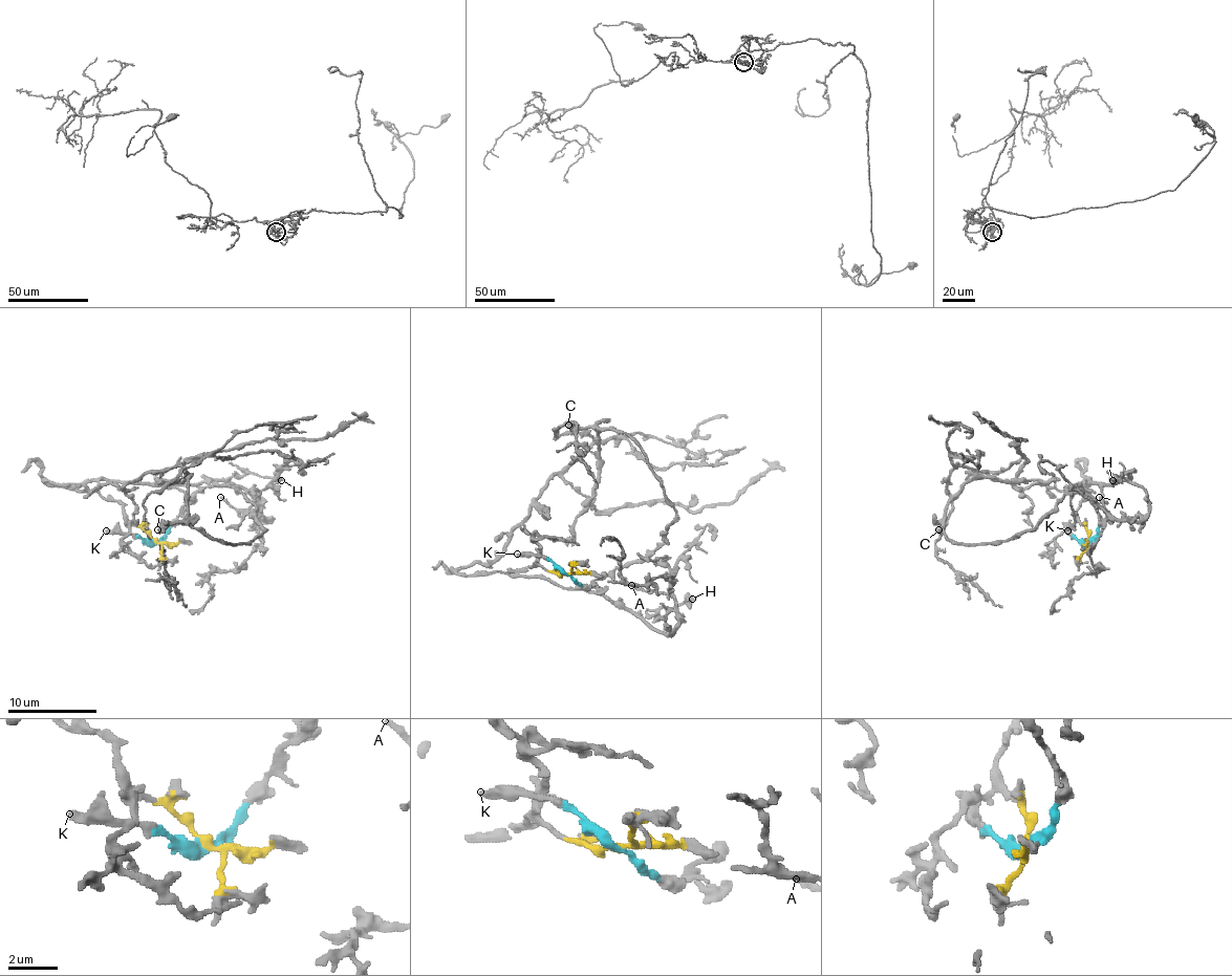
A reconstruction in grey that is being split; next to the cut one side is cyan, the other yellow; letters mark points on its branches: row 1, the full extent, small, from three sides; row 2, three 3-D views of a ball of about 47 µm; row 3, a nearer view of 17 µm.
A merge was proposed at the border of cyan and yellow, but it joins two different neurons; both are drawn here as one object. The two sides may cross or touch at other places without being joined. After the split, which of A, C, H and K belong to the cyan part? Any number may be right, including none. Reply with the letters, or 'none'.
C, K

